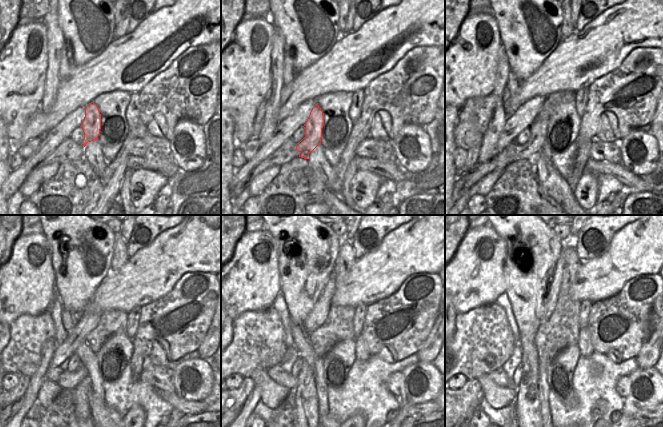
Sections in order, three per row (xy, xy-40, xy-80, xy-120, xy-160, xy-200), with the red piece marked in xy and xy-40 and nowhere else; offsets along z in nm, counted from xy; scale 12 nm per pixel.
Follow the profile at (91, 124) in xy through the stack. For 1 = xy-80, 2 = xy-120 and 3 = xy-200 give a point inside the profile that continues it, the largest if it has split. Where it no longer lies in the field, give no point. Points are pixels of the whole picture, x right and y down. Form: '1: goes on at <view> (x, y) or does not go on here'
1: goes on at xy-80 (538, 127)
2: goes on at xy-120 (65, 379)
3: goes on at xy-200 (499, 376)

